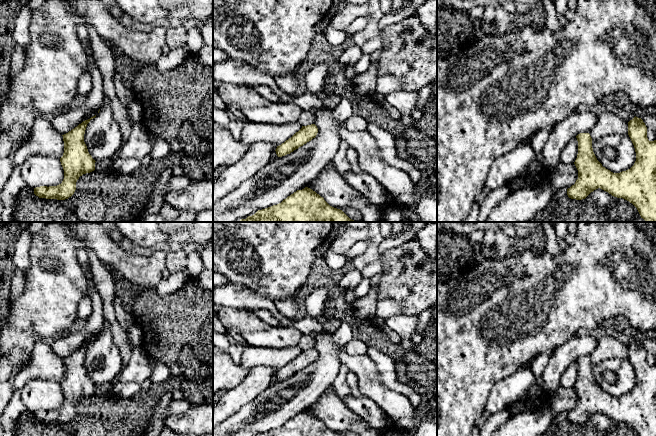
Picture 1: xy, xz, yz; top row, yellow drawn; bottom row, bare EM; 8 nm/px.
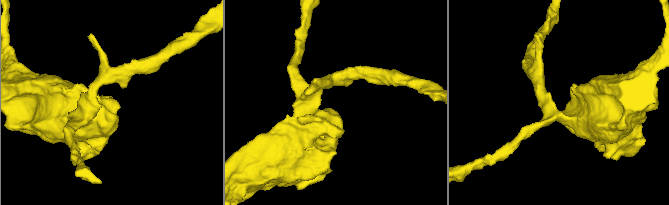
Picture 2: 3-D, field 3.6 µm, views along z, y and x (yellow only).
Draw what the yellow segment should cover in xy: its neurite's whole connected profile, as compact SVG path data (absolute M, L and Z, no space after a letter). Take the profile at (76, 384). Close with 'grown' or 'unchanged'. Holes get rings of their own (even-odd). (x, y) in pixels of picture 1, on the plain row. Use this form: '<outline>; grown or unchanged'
M95 340L91 341L88 344L83 345L77 351L69 355L68 357L62 359L64 365L64 377L60 382L61 389L64 394L64 403L61 408L57 410L40 410L34 412L34 418L39 422L46 423L57 423L57 424L65 424L71 421L76 414L76 406L80 400L86 397L90 397L95 394L95 384L89 378L87 370L84 366L84 358L87 351L87 348L91 343L95 342Z; unchanged

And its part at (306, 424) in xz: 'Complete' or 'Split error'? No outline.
Complete

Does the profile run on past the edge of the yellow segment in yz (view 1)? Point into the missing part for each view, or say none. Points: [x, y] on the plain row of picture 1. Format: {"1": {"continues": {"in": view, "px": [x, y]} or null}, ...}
{"1": {"continues": null}}

